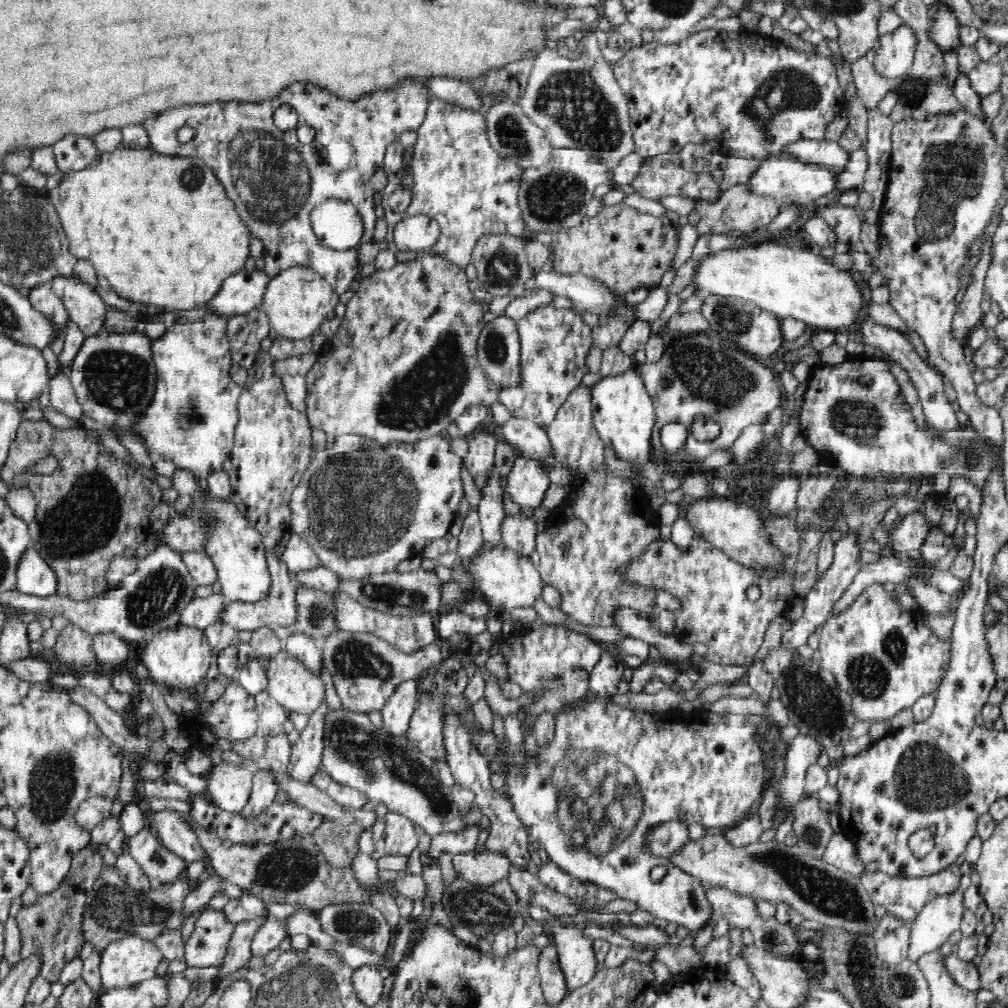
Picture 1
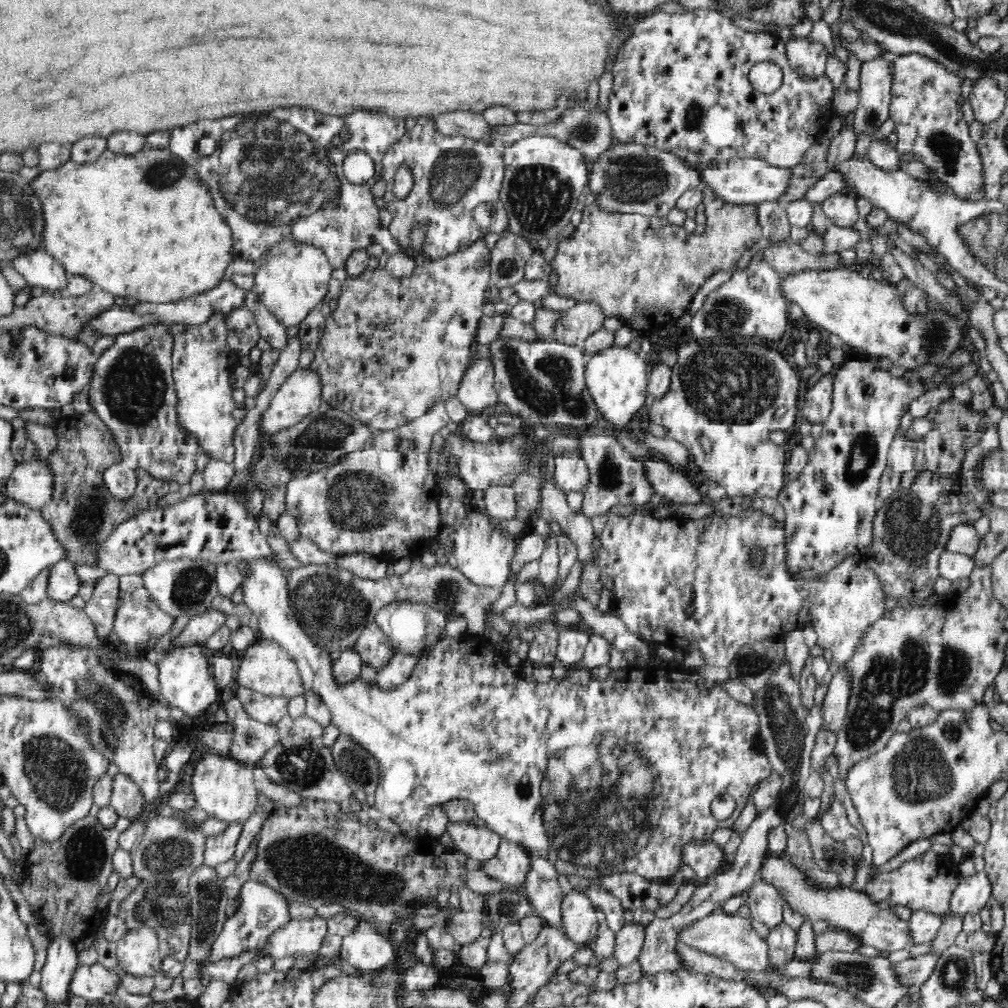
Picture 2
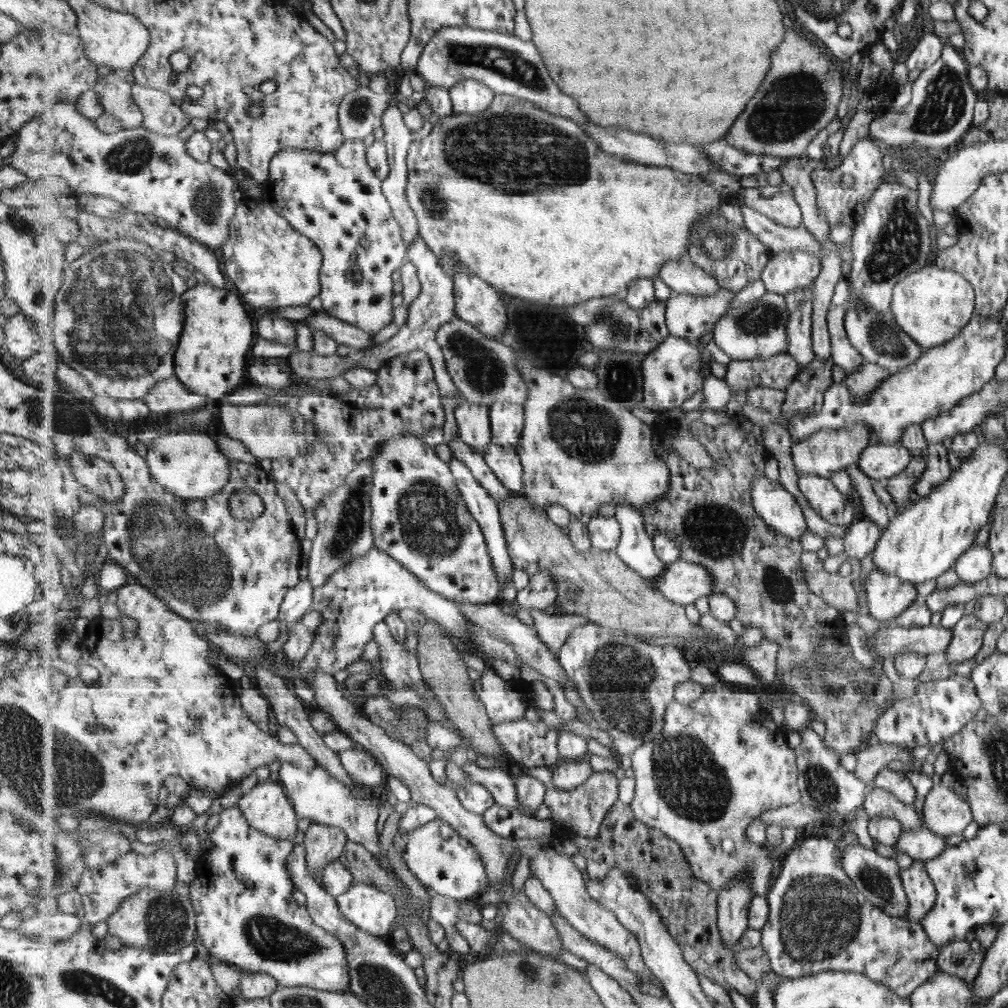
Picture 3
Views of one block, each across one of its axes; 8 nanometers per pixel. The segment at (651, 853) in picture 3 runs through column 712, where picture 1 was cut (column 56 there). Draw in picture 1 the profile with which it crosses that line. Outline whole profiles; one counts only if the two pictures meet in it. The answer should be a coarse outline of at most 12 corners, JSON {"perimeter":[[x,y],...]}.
{"perimeter":[[100,844],[75,852],[54,892],[16,915],[23,958],[50,983],[85,944]]}

